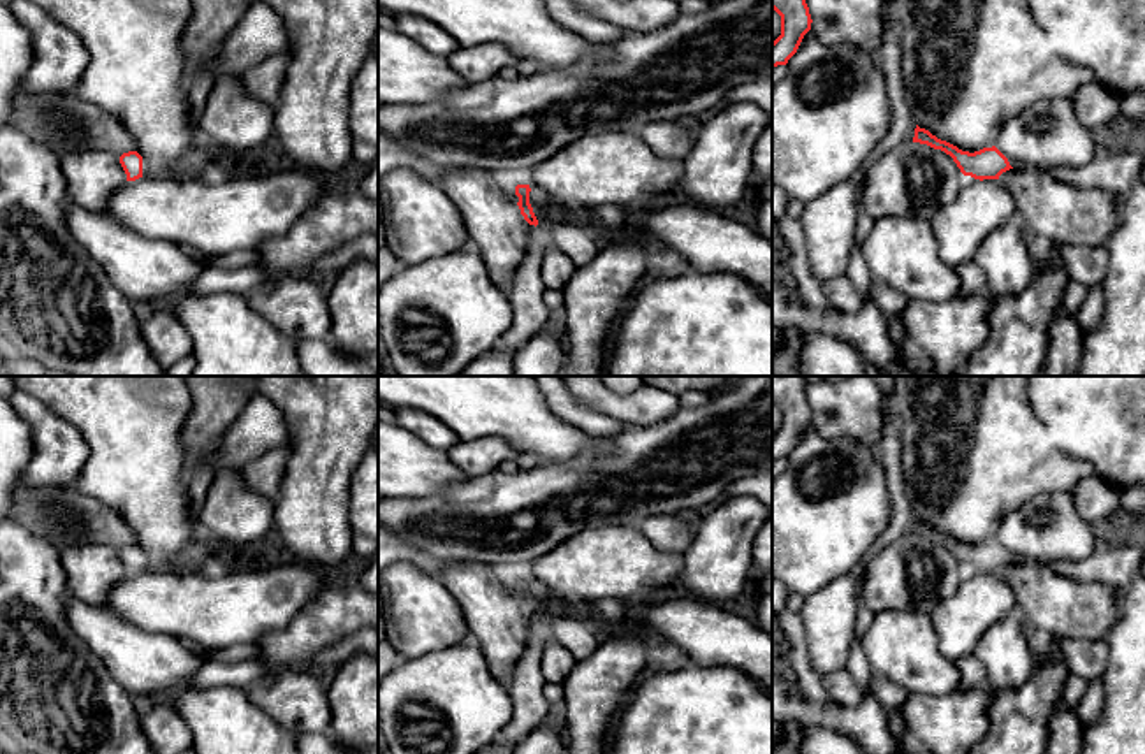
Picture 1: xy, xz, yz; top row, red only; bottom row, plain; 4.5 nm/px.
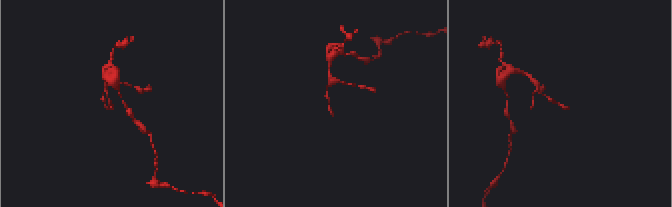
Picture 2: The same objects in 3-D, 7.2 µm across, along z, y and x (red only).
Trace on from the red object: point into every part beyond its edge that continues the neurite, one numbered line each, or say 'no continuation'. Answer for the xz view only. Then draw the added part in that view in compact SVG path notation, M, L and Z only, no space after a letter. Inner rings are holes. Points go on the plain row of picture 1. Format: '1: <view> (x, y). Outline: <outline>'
1: xz (526, 689). Outline: M529 619L529 638L522 657L515 664L508 694L514 701L510 724L494 738L494 743L521 743L547 717L551 703L545 698L542 675L542 652L547 640L547 619Z

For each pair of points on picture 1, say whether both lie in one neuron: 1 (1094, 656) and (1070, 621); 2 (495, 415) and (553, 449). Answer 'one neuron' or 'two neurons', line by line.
1: two neurons
2: one neuron

